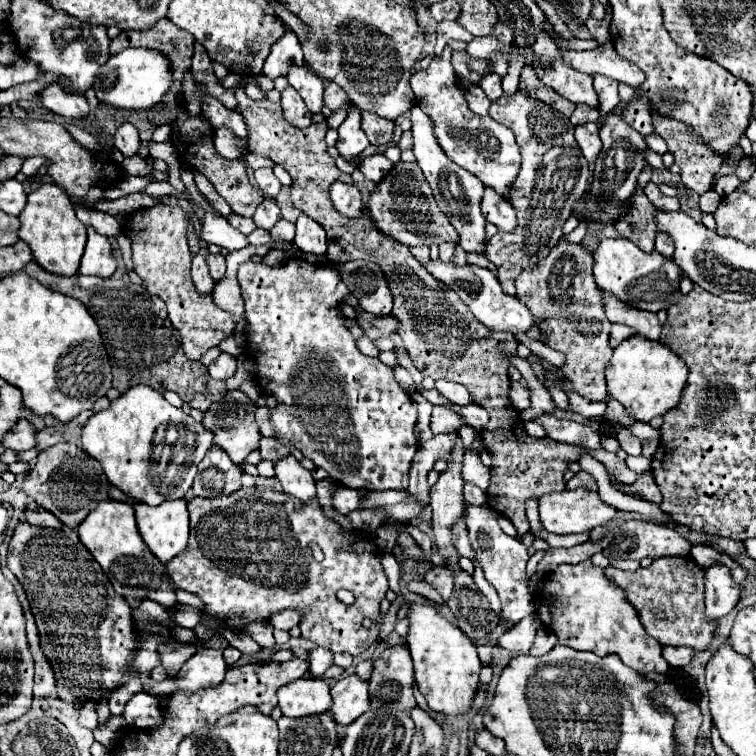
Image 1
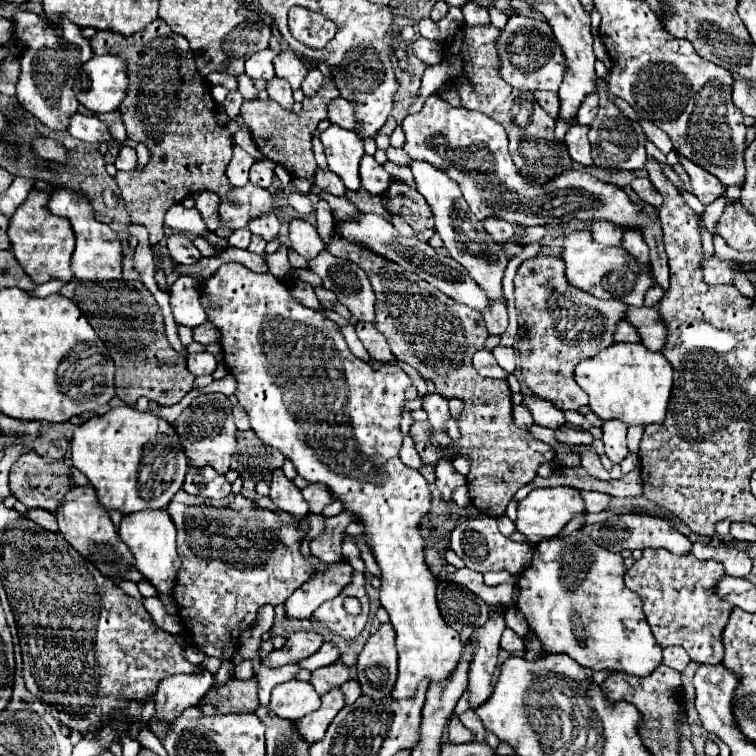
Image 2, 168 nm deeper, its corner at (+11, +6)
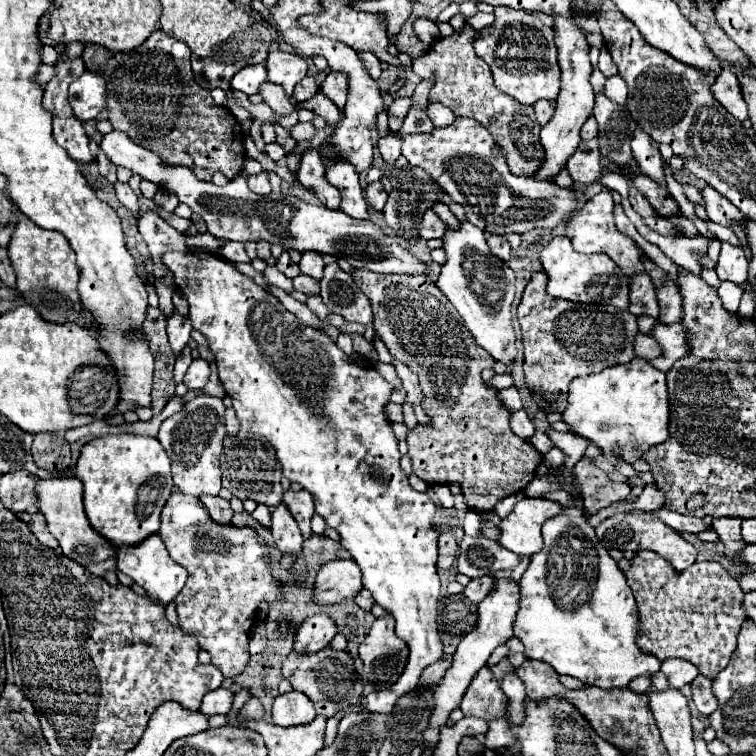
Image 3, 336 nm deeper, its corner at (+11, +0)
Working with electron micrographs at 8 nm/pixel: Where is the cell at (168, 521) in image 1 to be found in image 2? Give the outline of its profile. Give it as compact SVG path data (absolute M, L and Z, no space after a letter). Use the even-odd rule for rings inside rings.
M140 510L140 514L124 516L120 522L120 538L130 546L136 568L150 580L158 594L170 594L176 582L176 570L180 568L180 556L176 554L176 526L168 518L166 510Z

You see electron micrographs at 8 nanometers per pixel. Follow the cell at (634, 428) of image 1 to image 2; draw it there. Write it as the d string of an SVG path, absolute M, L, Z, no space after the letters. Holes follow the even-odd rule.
M608 420L604 422L602 430L604 430L604 448L606 454L612 462L622 462L623 459L629 454L626 443L626 428L620 420Z

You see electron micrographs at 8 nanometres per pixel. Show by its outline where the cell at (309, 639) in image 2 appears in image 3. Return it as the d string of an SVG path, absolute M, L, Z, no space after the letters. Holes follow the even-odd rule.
M320 612L320 614L308 616L298 626L294 650L296 652L318 652L318 650L326 648L336 634L338 634L338 626L330 618L330 614Z

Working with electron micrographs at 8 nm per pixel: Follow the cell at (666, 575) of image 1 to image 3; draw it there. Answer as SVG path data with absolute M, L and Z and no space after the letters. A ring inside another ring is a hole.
M652 550L636 552L624 576L638 604L638 644L642 652L658 656L660 662L684 658L692 662L702 676L714 680L730 662L736 636L746 620L742 606L744 592L738 582L718 562L694 562L678 572Z

